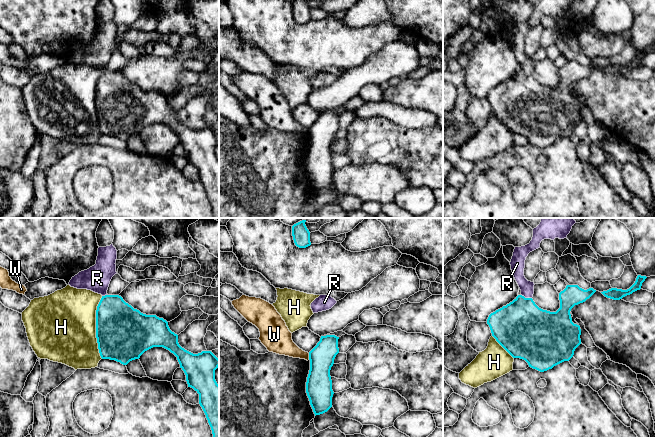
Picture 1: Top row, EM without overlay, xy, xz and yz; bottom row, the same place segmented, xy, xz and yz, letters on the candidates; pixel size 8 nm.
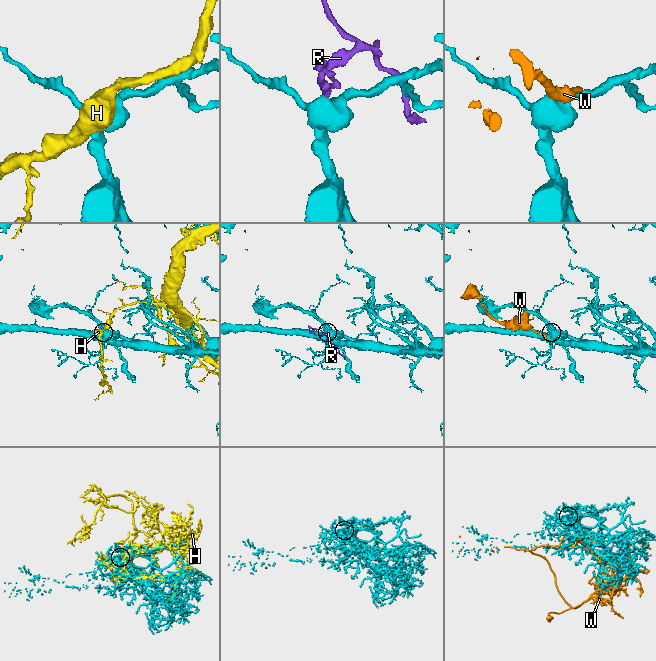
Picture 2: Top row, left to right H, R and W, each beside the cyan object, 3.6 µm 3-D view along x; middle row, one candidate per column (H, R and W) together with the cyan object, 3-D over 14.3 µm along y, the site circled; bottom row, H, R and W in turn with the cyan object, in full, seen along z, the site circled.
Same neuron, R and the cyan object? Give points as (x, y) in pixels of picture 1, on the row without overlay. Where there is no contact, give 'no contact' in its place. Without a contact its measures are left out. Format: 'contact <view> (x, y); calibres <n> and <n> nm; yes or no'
contact yz (526, 74); calibres 440 and 110 nm; yes

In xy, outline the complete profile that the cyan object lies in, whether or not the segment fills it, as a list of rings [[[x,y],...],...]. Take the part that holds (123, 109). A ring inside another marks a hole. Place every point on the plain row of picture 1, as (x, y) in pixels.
[[[111,20],[98,24],[96,40],[87,46],[79,48],[69,58],[71,63],[87,65],[101,70],[102,74],[96,86],[96,114],[102,135],[110,135],[127,141],[130,137],[139,135],[147,126],[153,123],[163,123],[173,129],[186,151],[188,163],[199,170],[199,180],[202,183],[213,210],[213,218],[219,218],[219,161],[215,156],[215,146],[219,143],[219,135],[211,127],[193,130],[178,119],[178,111],[172,108],[168,98],[156,91],[146,91],[134,85],[119,71],[108,71],[107,66],[116,48],[117,26]]]

